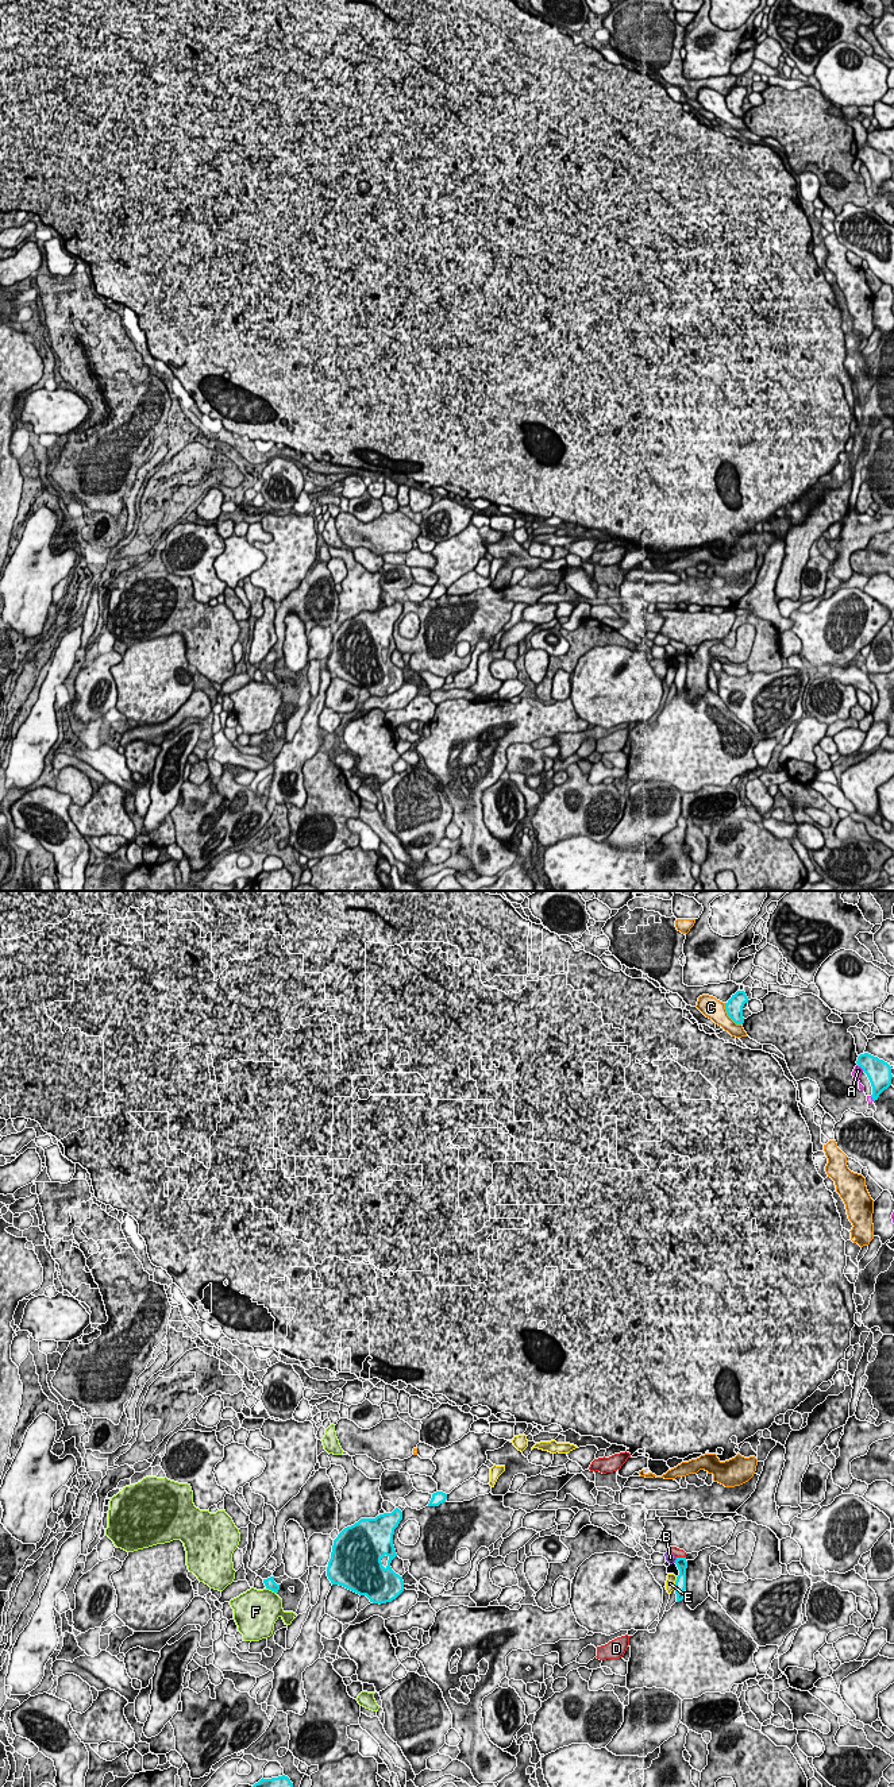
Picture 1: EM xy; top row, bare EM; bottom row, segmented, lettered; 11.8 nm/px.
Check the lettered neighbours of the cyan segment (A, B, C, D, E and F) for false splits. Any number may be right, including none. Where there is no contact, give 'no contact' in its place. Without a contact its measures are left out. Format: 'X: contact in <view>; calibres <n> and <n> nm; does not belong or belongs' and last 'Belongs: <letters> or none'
A: contact in xy; calibres 280 and 100 nm; does not belong
B: contact in xy; calibres 130 and 120 nm; does not belong
C: contact in xy; calibres 200 and 240 nm; does not belong
D: contact in xy; calibres 130 and 120 nm; does not belong
E: contact in xy; calibres 130 and 130 nm; does not belong
F: contact in xy; calibres 120 and 440 nm; does not belong
Belongs: none

